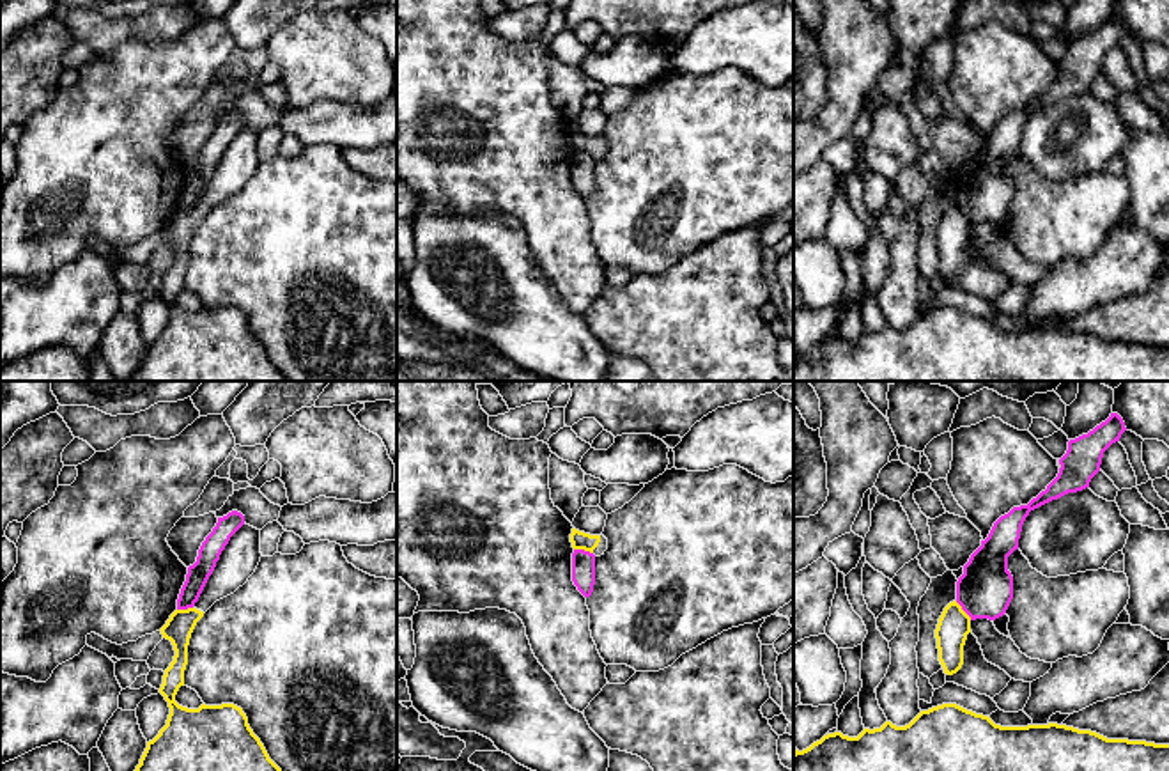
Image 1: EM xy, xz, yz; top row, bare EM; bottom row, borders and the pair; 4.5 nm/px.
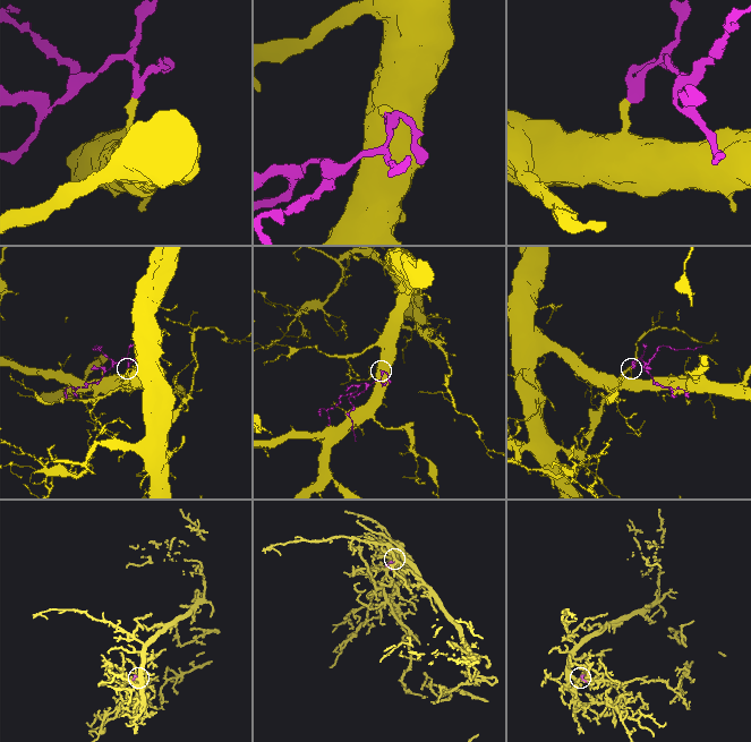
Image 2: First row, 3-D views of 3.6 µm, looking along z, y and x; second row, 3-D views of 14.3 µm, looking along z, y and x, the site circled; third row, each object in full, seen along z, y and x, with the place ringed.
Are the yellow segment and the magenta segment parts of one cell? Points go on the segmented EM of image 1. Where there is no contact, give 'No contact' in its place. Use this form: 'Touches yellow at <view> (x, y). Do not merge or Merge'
Touches yellow at xz (583, 548). Do not merge

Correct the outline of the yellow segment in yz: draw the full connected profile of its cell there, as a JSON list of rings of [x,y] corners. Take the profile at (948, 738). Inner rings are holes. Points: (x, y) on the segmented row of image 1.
[[[942,704],[905,727],[886,721],[857,737],[827,734],[794,752],[794,771],[1169,771],[1169,744],[1107,739],[1057,723],[1001,727],[988,716]]]

